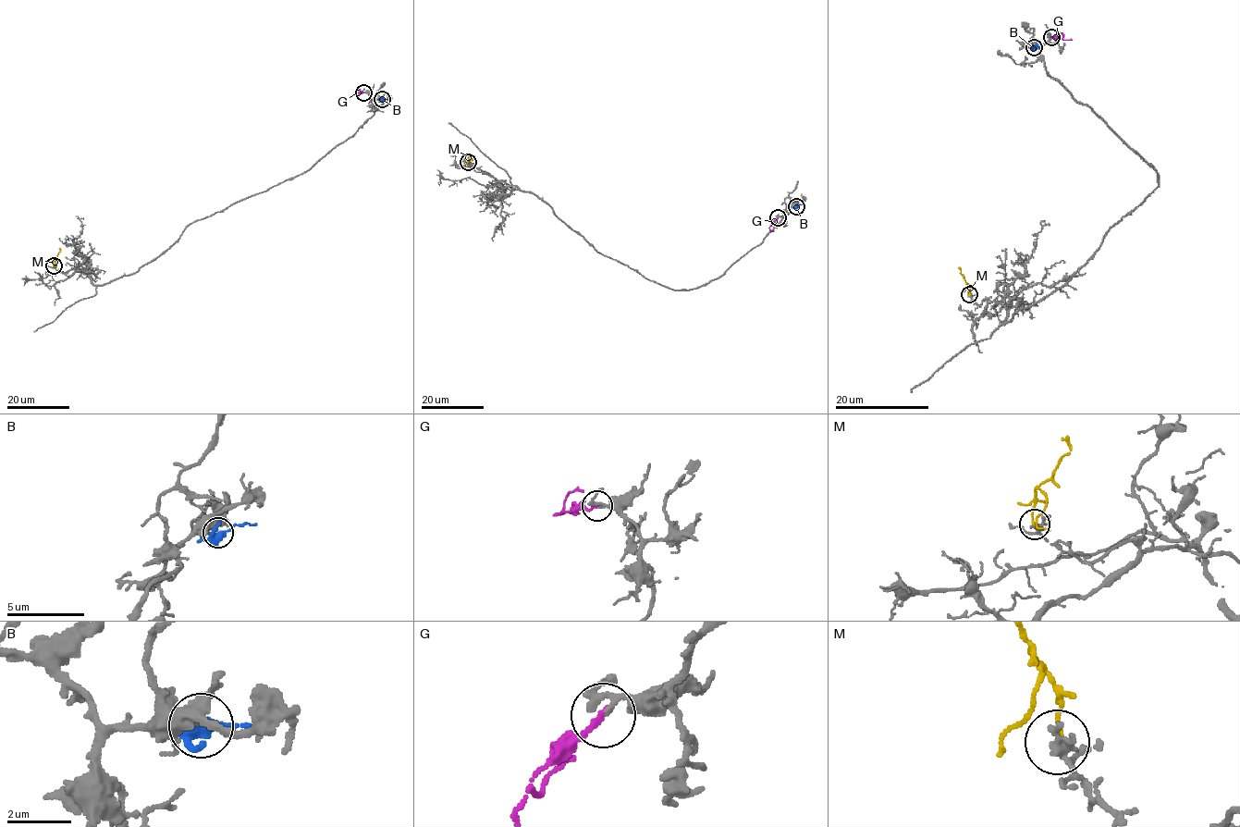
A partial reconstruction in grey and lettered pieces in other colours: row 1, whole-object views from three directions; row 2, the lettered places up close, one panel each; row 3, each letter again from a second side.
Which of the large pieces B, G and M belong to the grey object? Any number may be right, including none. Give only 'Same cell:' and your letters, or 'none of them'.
Same cell: G

